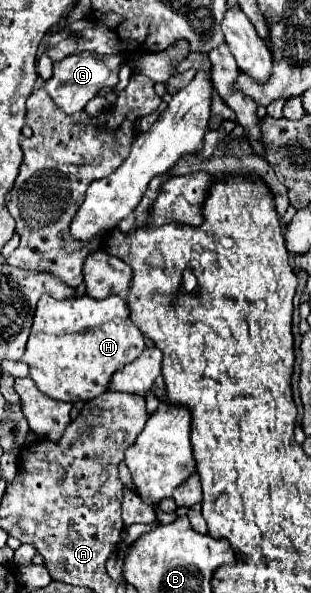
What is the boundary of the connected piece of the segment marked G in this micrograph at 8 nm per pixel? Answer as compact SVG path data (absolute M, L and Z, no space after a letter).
M92 52L70 54L70 58L64 58L54 64L52 78L46 80L46 92L56 102L56 106L64 110L64 114L76 114L84 110L88 100L94 98L102 88L114 88L118 84L118 70L122 60L124 58L118 54L112 56L100 56Z

